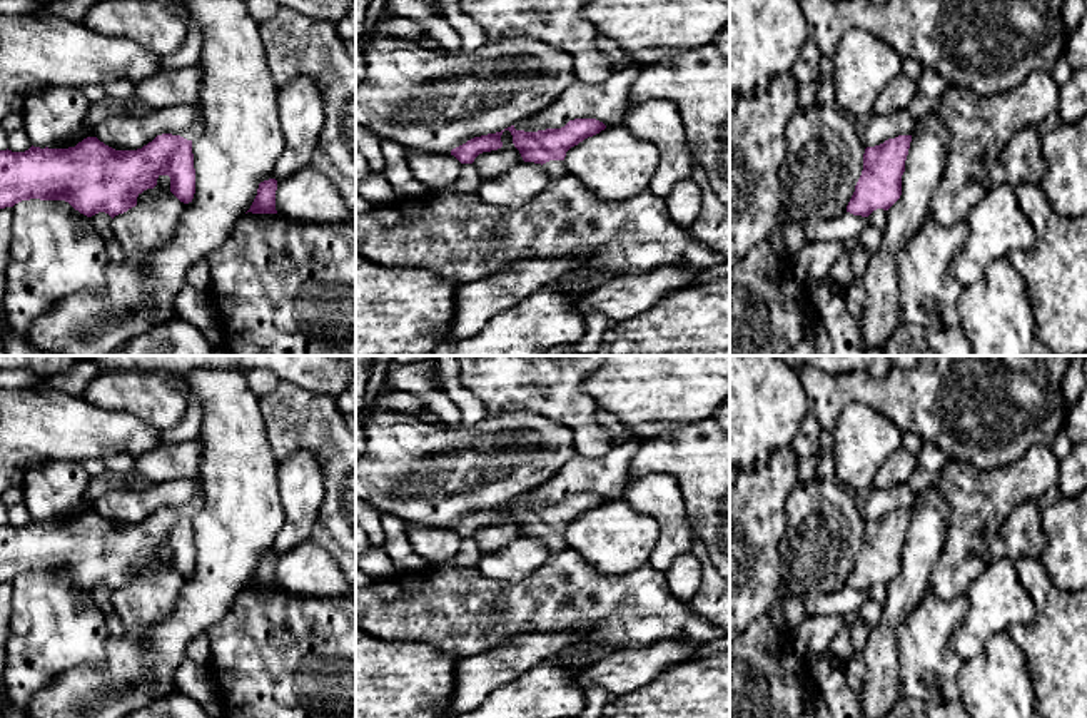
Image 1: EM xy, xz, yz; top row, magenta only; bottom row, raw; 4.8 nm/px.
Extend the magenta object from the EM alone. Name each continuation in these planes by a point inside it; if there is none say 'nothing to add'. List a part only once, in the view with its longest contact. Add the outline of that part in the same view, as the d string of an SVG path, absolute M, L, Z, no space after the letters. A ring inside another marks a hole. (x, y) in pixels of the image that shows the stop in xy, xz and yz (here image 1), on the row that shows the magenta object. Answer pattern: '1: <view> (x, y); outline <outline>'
1: xz (555, 169); outline M549 160L549 162L543 164L543 169L546 170L549 180L556 180L556 179L566 175L564 160Z

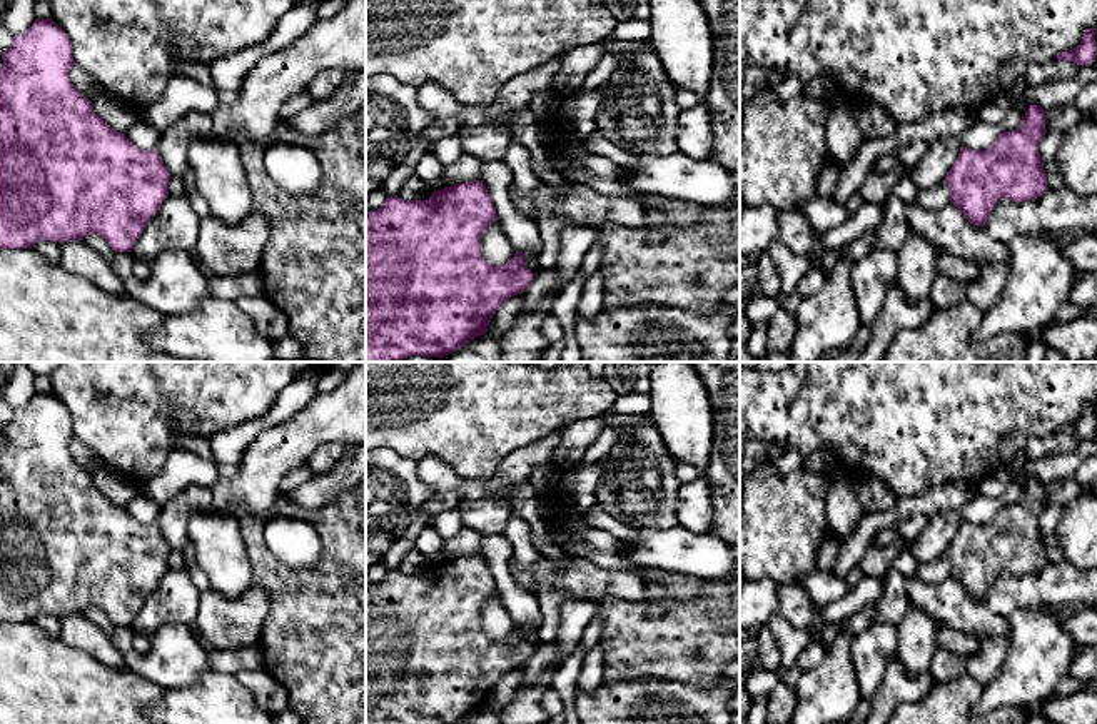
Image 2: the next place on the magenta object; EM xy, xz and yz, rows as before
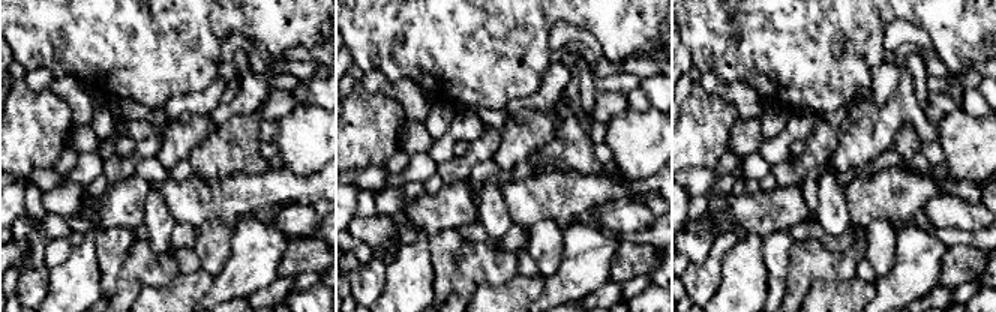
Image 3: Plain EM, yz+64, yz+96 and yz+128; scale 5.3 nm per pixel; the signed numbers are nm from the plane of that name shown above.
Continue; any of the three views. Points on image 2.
nothing to add

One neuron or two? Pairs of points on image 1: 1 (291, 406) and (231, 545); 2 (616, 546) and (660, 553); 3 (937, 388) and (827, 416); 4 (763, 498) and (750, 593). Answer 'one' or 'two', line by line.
1: two
2: two
3: one
4: one

